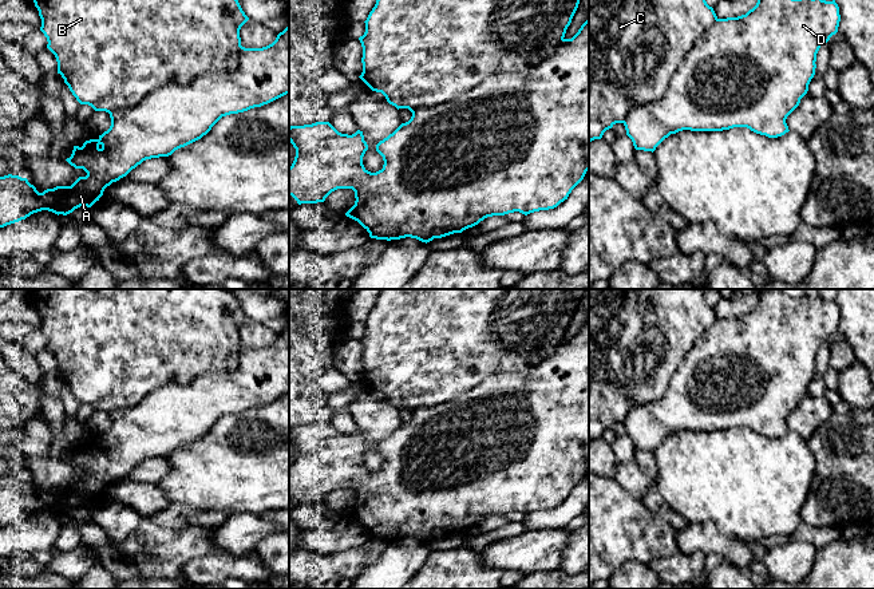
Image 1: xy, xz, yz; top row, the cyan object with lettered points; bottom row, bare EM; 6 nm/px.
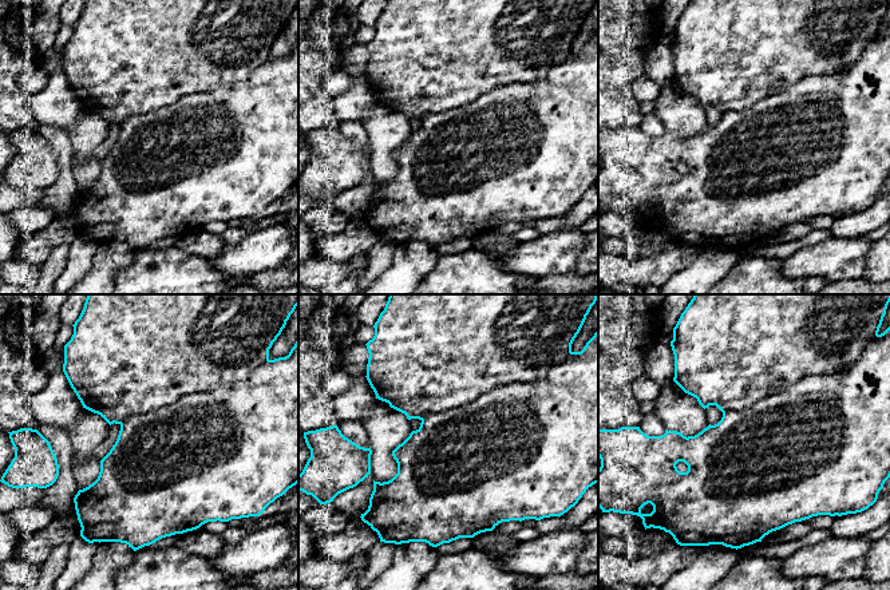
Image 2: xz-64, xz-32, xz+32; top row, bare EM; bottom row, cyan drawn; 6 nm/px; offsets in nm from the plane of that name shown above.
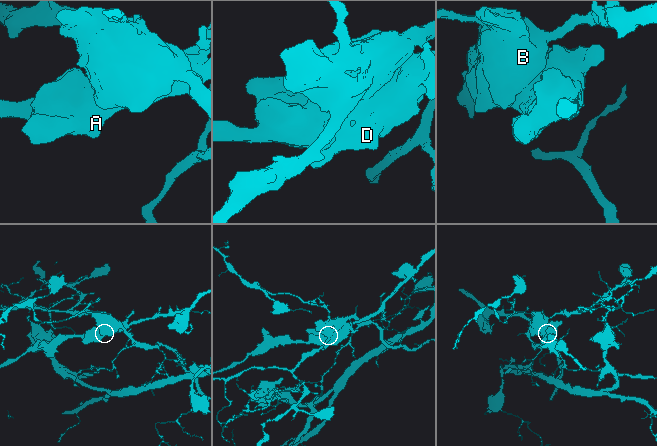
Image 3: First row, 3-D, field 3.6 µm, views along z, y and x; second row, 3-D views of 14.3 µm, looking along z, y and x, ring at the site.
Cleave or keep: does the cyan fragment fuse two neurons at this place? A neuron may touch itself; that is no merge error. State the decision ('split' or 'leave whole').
split

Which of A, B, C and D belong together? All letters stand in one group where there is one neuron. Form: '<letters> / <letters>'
A D / B C

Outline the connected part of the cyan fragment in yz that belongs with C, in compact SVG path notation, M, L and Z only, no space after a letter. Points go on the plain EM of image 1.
M589 289L589 443L601 439L616 423L624 423L632 408L660 400L685 355L716 320L713 308L707 304L700 289Z

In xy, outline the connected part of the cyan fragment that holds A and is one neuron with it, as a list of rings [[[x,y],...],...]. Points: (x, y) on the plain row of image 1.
[[[289,325],[266,347],[245,348],[241,345],[237,365],[226,373],[198,375],[187,386],[165,386],[153,391],[134,407],[110,412],[110,428],[98,439],[86,440],[82,447],[74,446],[71,456],[66,459],[75,469],[83,469],[87,473],[86,477],[79,477],[71,486],[56,486],[39,493],[27,478],[12,474],[0,477],[0,527],[25,519],[41,510],[67,515],[80,506],[91,507],[99,501],[107,486],[126,477],[143,460],[169,456],[175,450],[201,439],[222,416],[261,407],[286,394],[289,394]]]

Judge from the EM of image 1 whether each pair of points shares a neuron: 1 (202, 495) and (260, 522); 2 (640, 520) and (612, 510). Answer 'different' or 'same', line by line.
1: different
2: same

